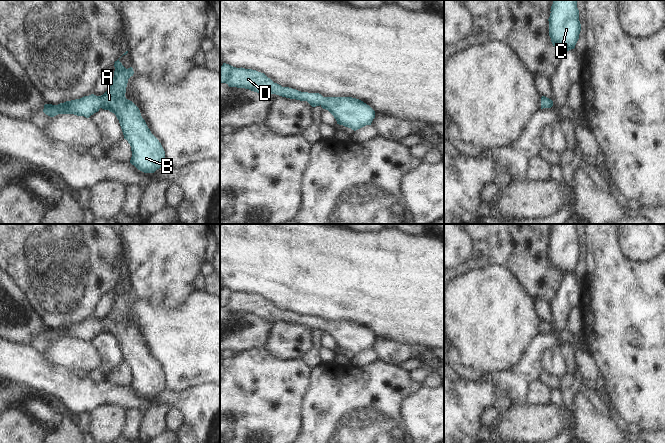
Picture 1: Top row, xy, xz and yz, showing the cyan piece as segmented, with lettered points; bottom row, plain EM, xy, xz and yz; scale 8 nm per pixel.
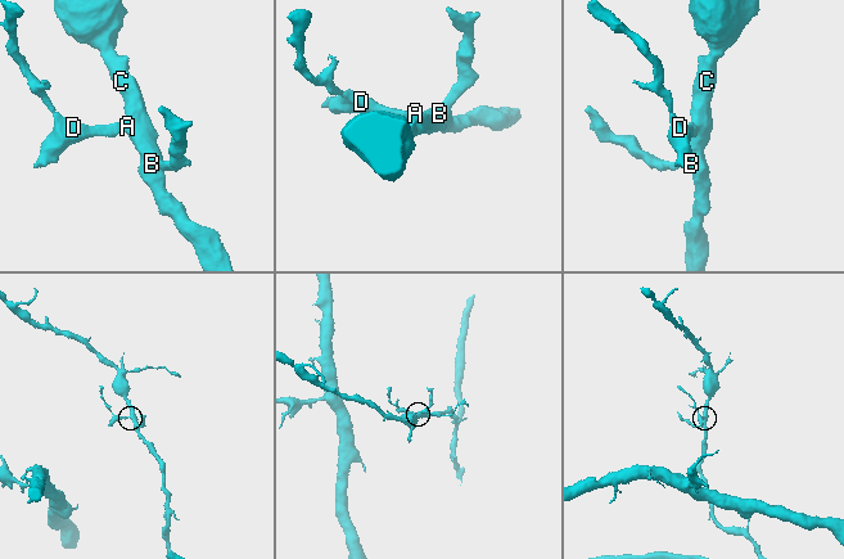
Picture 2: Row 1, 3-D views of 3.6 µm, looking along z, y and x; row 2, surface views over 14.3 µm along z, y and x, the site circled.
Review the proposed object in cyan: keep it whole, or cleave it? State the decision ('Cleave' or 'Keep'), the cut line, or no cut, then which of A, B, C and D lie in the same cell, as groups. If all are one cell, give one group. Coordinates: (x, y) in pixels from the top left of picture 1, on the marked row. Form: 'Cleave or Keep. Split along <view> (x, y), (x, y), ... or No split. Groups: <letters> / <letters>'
Keep. No split. Groups: A B C D.

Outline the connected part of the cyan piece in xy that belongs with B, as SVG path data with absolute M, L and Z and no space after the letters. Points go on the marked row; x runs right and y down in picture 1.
M119 59L114 63L112 84L103 95L91 94L58 105L45 104L43 112L50 117L74 114L89 118L100 108L109 110L116 115L124 139L131 146L130 163L144 173L154 173L167 164L165 151L159 140L151 133L139 108L125 97L128 79L134 74L133 68L126 69Z

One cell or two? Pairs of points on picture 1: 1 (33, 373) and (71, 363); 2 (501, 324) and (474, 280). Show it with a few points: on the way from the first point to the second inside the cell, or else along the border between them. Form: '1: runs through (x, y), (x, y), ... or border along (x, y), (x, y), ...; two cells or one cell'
1: border along (38, 354), (51, 364), (75, 373); two cells
2: runs through (490, 313), (478, 301), (476, 291); one cell

